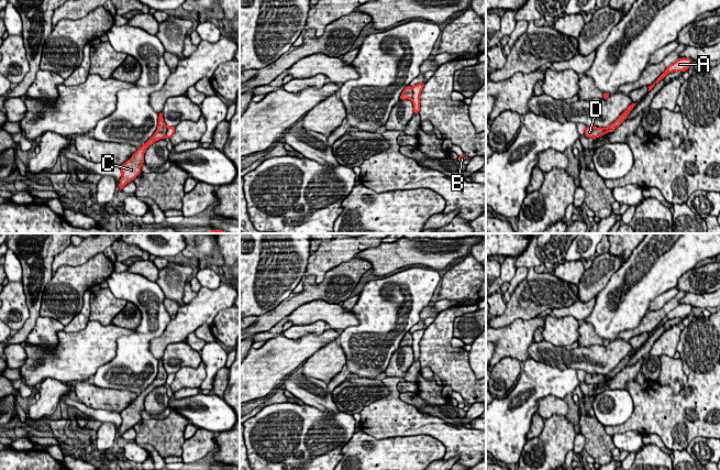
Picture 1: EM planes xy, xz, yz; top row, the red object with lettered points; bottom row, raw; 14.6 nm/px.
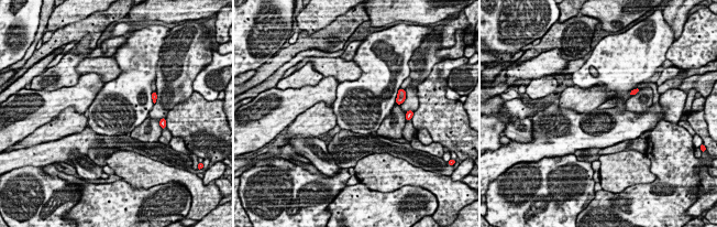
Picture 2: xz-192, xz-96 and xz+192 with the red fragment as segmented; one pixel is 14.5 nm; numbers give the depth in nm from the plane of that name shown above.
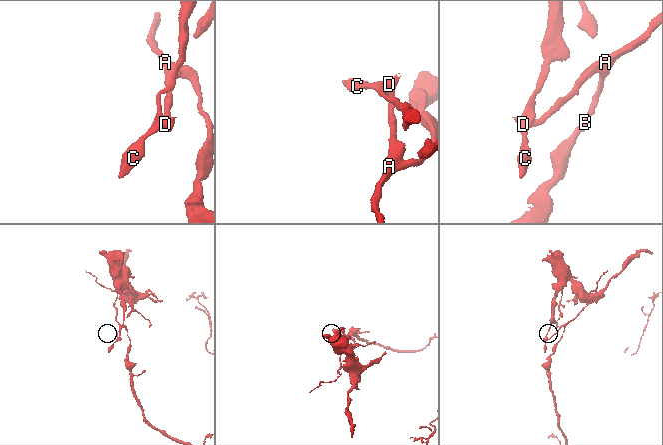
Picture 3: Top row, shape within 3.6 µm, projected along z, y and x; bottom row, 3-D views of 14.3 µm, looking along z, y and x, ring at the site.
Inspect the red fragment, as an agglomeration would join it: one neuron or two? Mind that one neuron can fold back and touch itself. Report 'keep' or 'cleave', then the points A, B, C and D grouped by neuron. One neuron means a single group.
cleave | A B D / C

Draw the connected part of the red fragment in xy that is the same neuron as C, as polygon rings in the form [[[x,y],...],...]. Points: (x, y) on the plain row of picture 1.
[[[163,359],[158,361],[158,372],[157,376],[154,380],[154,382],[141,394],[137,395],[137,397],[132,402],[130,406],[128,406],[124,411],[120,413],[122,418],[122,424],[120,426],[119,435],[120,437],[131,427],[134,427],[134,425],[142,419],[141,413],[144,411],[144,400],[145,396],[152,392],[154,389],[165,385],[166,379],[167,379],[167,372],[164,369],[163,365]]]

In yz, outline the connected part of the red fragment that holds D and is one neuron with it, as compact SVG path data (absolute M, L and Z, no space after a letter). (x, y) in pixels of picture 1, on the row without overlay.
M632 350L630 351L627 357L613 369L611 370L608 374L591 374L591 373L586 373L585 375L585 383L586 384L599 384L603 381L606 381L607 379L612 379L616 376L617 373L619 373L623 368L625 368L628 361L630 360L630 358L633 356L633 353L636 350Z

